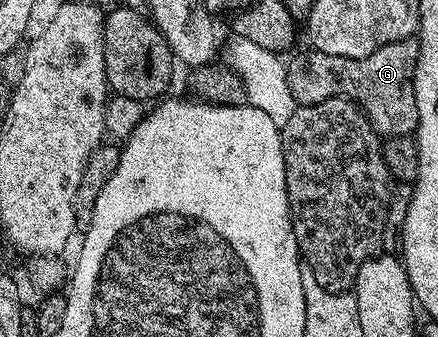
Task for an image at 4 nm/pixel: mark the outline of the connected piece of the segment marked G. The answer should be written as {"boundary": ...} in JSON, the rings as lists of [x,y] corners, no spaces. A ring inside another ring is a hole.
{"boundary":[[[402,39],[379,47],[366,58],[343,58],[309,49],[287,63],[287,82],[297,105],[316,105],[330,97],[344,96],[355,101],[381,138],[415,133],[418,122],[413,75],[416,72],[420,44],[417,39]]]}

